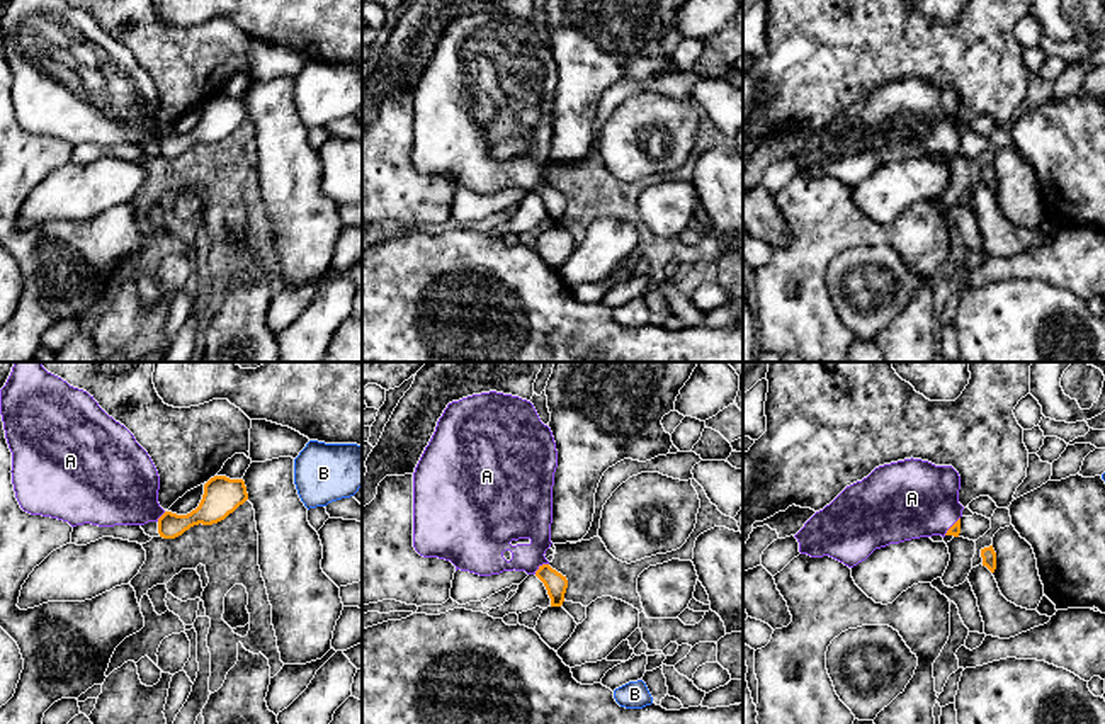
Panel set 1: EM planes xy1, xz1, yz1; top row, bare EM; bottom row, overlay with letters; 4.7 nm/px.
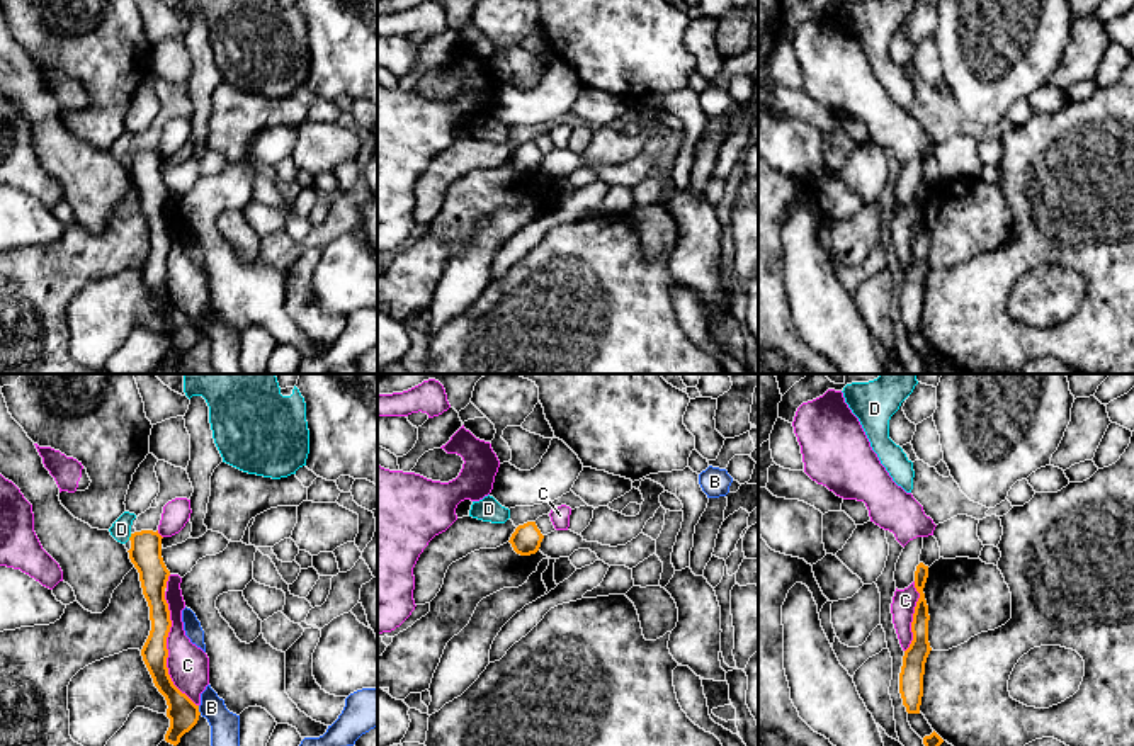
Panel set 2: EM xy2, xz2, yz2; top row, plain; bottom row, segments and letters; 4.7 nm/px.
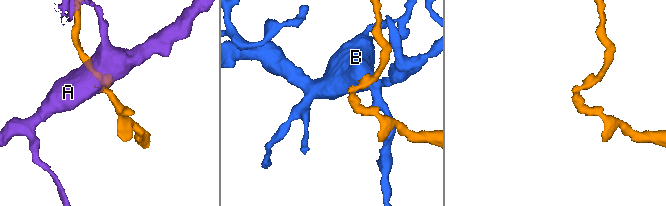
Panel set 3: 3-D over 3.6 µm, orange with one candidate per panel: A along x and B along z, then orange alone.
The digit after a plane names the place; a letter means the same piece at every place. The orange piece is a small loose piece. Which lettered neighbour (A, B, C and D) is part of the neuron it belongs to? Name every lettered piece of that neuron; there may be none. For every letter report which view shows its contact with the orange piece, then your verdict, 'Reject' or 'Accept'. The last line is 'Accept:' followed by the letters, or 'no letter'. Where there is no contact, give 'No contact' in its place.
A: Touches orange in xz1. Accept
B: Touches orange in xy2. Reject
C: Touches orange in xy2. Reject
D: Touches orange in xy2. Reject
Accept: A

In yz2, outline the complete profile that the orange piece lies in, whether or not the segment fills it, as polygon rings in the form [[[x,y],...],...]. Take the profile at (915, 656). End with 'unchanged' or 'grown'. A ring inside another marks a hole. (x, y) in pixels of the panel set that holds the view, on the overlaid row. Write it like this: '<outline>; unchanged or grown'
[[[920,562],[915,571],[915,588],[920,593],[920,598],[916,602],[911,622],[913,641],[910,647],[904,651],[903,666],[899,673],[899,693],[908,714],[920,714],[920,705],[923,697],[925,663],[932,651],[928,642],[930,615],[923,593],[927,578],[928,578],[928,566]]]; unchanged

